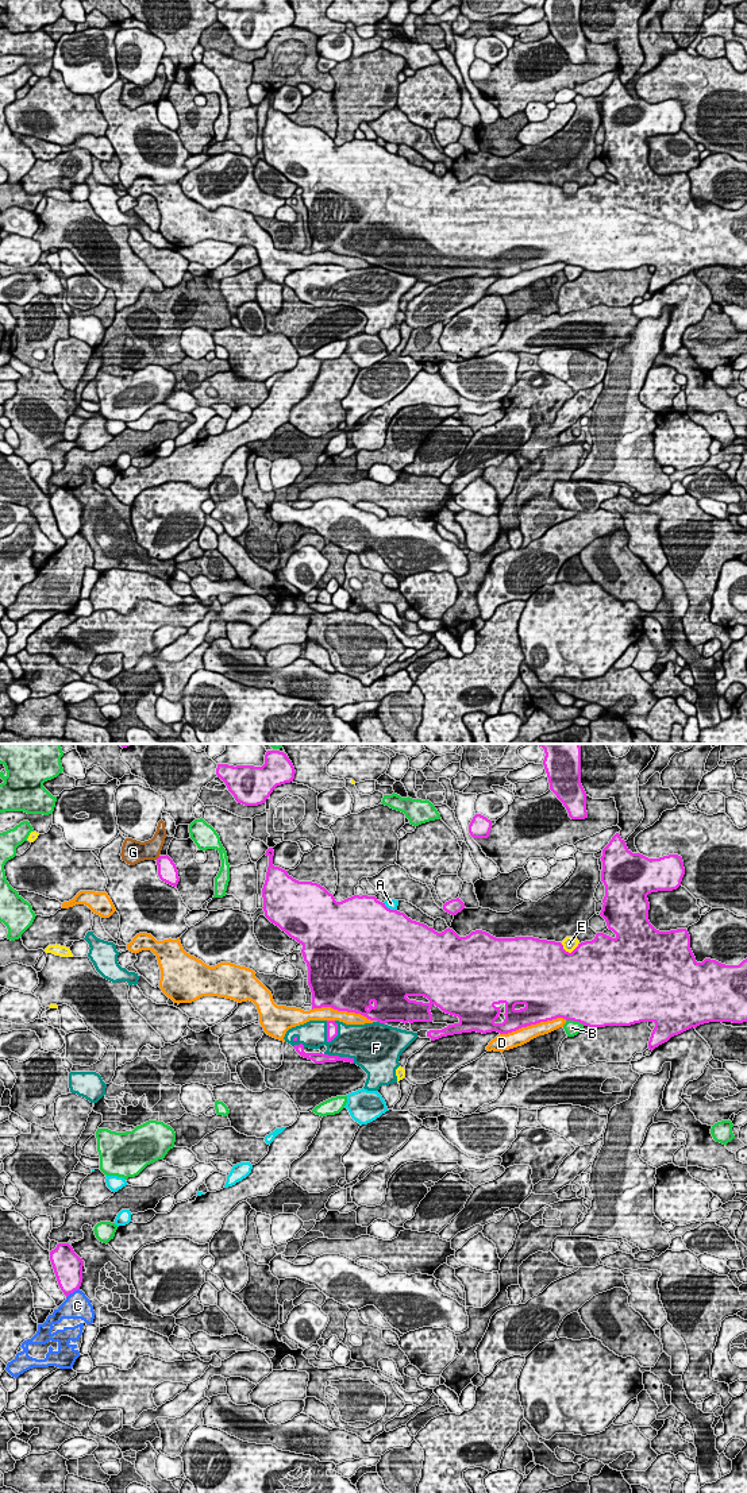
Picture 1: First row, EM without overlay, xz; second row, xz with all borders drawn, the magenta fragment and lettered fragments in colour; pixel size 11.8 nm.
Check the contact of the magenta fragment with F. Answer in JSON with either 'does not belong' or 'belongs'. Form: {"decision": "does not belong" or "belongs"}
{"decision": "belongs"}

